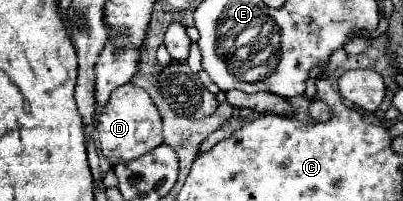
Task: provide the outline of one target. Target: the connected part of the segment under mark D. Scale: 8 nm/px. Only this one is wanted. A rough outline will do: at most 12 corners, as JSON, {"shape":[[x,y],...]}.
{"shape":[[126,83],[98,117],[102,155],[114,165],[162,143],[162,117]]}

